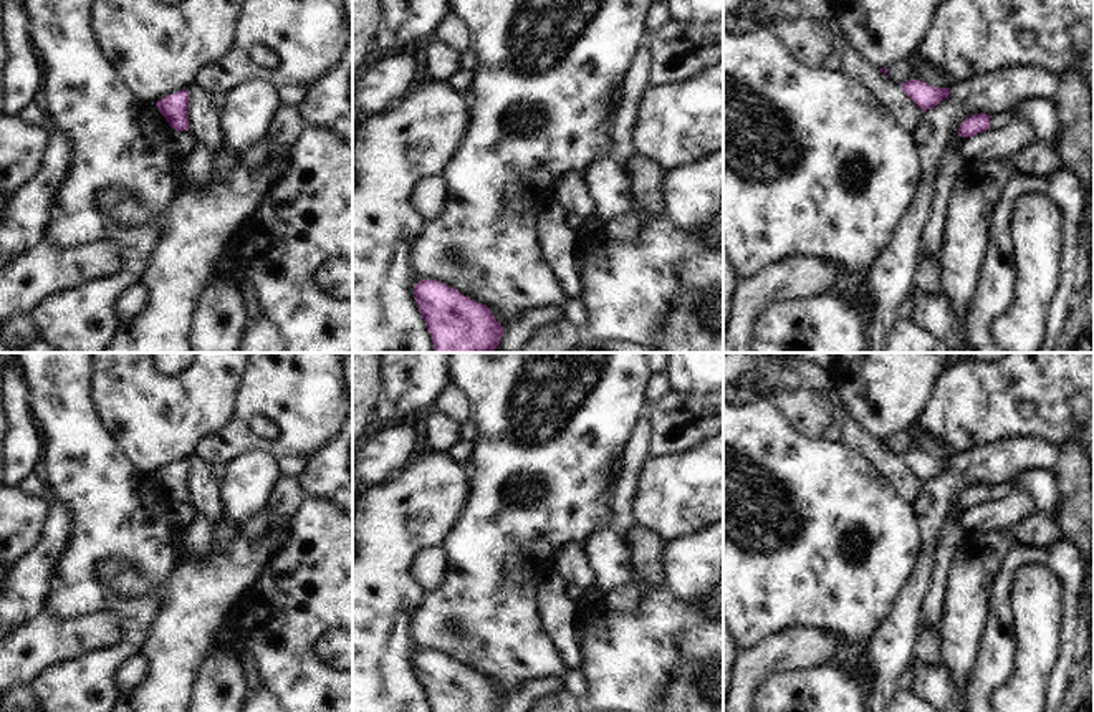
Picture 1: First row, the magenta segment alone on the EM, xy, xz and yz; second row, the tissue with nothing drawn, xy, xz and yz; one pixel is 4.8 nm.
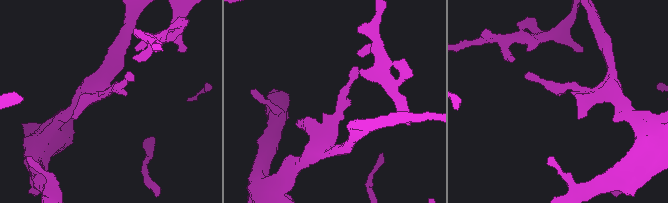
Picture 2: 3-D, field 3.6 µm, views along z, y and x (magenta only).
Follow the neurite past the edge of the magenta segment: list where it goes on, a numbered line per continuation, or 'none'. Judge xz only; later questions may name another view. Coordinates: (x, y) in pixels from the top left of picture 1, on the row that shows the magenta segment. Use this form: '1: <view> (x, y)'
none

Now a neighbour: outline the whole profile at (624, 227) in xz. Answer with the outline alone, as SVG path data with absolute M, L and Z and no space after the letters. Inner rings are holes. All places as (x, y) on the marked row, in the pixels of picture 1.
M634 209L604 224L604 233L609 240L634 242L641 227L639 215Z

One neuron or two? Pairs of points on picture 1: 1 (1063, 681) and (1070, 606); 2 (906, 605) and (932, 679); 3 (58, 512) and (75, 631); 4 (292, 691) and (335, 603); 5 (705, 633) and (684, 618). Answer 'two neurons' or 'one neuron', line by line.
1: one neuron
2: two neurons
3: two neurons
4: one neuron
5: two neurons

